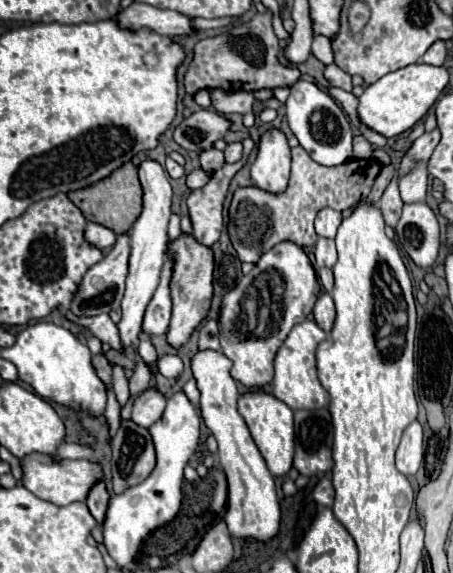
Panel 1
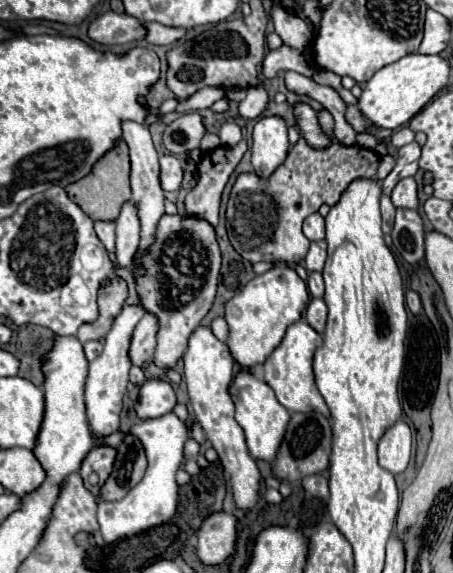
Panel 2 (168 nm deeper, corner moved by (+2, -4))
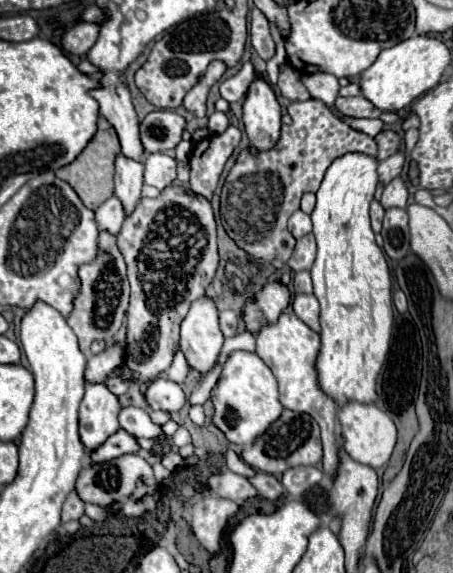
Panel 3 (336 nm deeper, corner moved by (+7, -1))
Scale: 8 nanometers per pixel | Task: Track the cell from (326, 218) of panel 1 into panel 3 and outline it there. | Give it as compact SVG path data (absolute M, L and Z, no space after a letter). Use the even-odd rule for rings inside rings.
M295 211L291 217L289 217L289 231L293 233L295 239L311 233L313 225L311 225L311 217L303 211Z

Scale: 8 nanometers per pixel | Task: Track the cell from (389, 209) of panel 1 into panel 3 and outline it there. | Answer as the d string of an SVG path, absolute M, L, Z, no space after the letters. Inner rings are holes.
M373 201L371 203L371 225L373 225L373 231L379 233L381 231L381 223L383 223L383 215L385 215L385 209L379 201Z

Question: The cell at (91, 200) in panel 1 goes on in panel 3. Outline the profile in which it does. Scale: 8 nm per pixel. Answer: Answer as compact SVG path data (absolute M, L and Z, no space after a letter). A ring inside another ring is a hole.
M101 117L99 119L99 131L97 135L89 141L87 149L83 149L83 153L67 167L57 171L57 177L67 181L75 193L79 195L79 199L85 203L85 207L89 207L91 211L95 211L101 203L105 203L111 195L113 195L113 175L115 175L115 157L121 153L119 147L119 139L115 129L111 129L111 125Z

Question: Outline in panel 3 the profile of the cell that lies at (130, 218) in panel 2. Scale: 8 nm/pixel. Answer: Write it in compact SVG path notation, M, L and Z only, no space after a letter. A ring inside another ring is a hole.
M119 155L115 161L115 197L121 201L125 215L131 215L141 201L143 187L143 163L127 161Z

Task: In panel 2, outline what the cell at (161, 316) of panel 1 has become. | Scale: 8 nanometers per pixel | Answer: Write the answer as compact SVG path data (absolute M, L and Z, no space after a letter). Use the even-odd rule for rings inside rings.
M144 314L132 332L132 344L128 348L128 358L132 360L134 366L142 366L144 362L152 360L156 348L156 332L158 332L156 316Z

